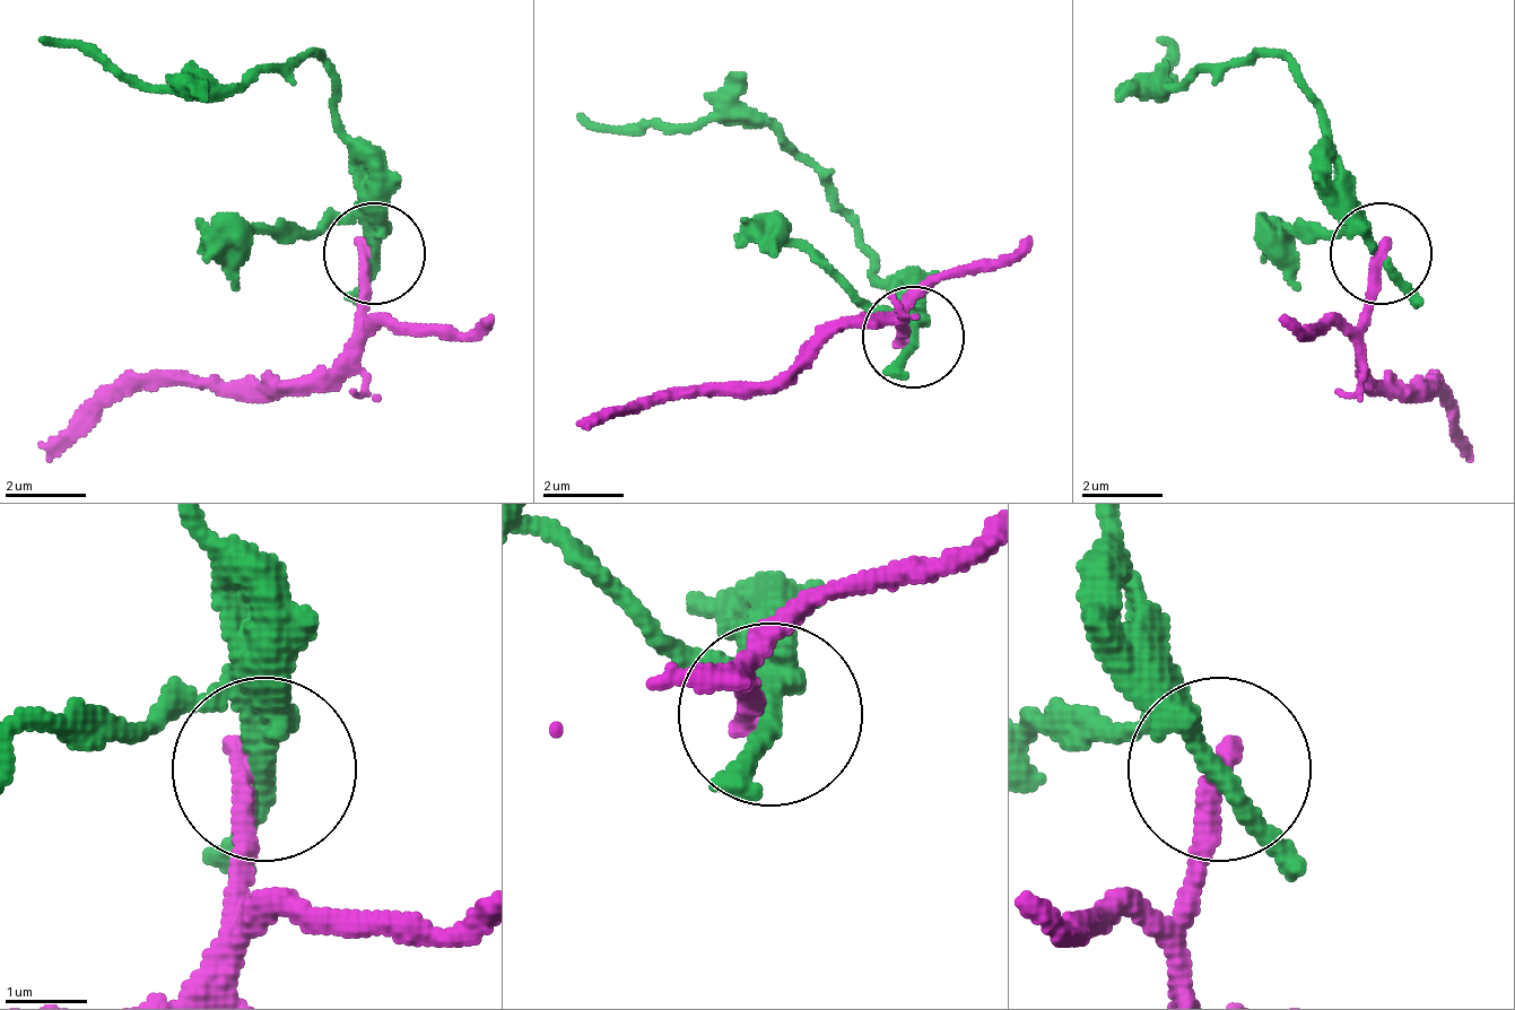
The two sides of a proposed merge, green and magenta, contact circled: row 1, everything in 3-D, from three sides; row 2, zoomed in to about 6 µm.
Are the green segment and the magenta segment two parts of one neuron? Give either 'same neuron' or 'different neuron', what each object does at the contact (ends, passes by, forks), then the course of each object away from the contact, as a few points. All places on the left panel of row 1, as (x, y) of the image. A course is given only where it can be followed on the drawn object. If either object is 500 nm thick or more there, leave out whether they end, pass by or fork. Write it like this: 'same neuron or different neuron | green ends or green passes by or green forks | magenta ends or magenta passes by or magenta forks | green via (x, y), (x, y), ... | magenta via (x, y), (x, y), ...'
different neuron | green passes by | magenta ends | green via (372, 251), (372, 170), (331, 88), (321, 58), (199, 88), (128, 88), (36, 37) | magenta via (372, 251), (331, 363), (229, 383), (128, 383), (46, 464)

